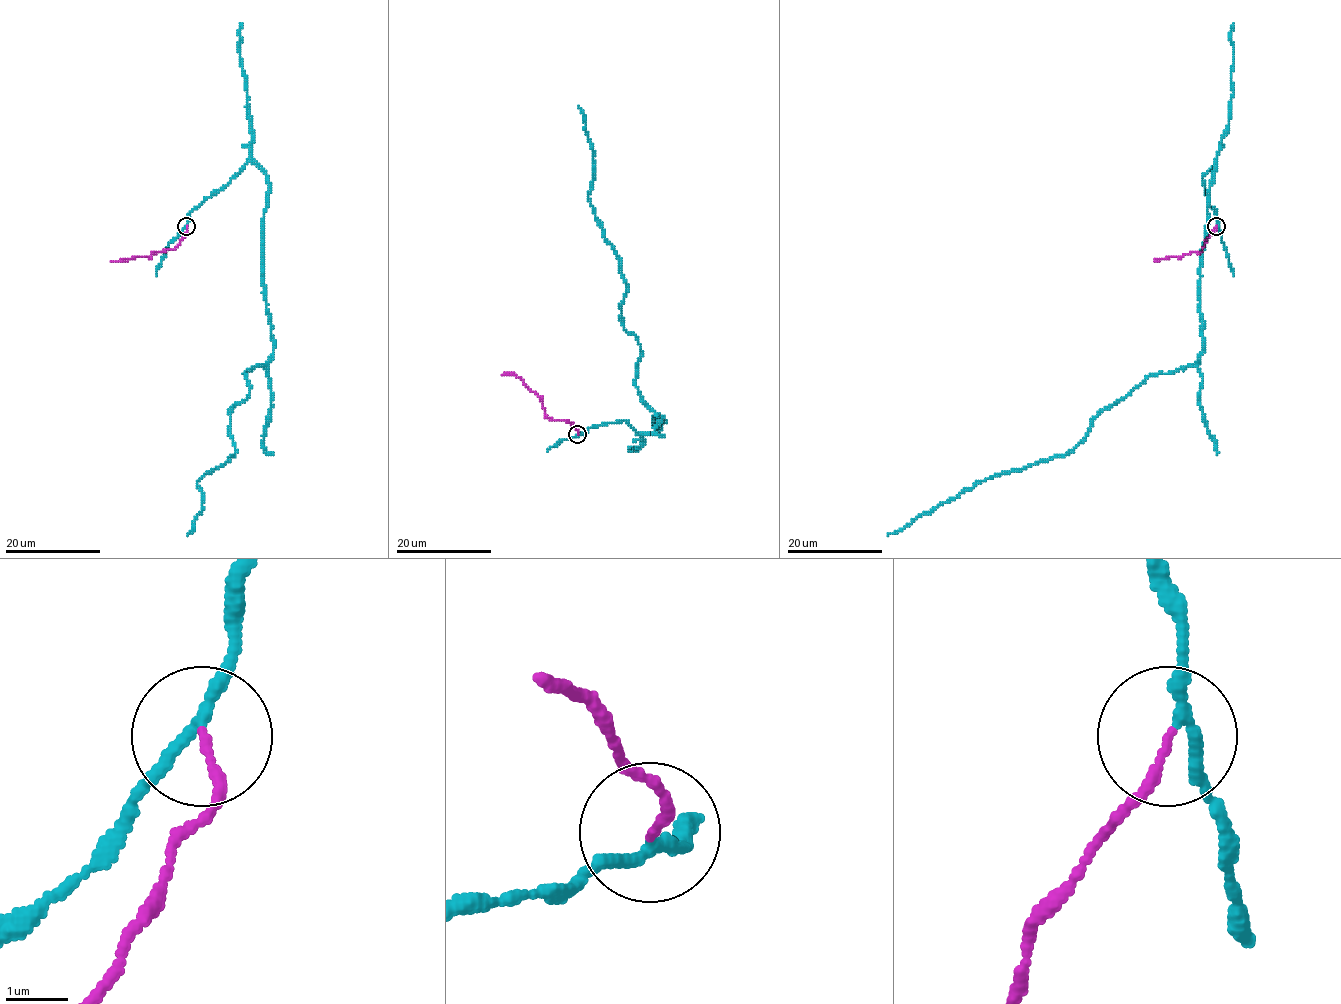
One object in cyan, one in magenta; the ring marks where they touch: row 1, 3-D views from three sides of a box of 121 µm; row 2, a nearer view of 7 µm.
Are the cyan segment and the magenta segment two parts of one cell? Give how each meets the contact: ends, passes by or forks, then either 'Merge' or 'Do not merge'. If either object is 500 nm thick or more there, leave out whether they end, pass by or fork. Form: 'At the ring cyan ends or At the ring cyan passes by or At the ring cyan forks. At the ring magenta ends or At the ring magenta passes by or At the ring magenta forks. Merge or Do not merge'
At the ring cyan passes by. At the ring magenta ends. Merge

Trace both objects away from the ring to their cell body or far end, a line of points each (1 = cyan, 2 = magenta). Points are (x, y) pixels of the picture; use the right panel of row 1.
1: (1217, 225), (1203, 176), (1216, 162), (1192, 366), (1150, 374), (1064, 454), (976, 482), (887, 534)
2: (1216, 226), (1201, 251), (1156, 262)

